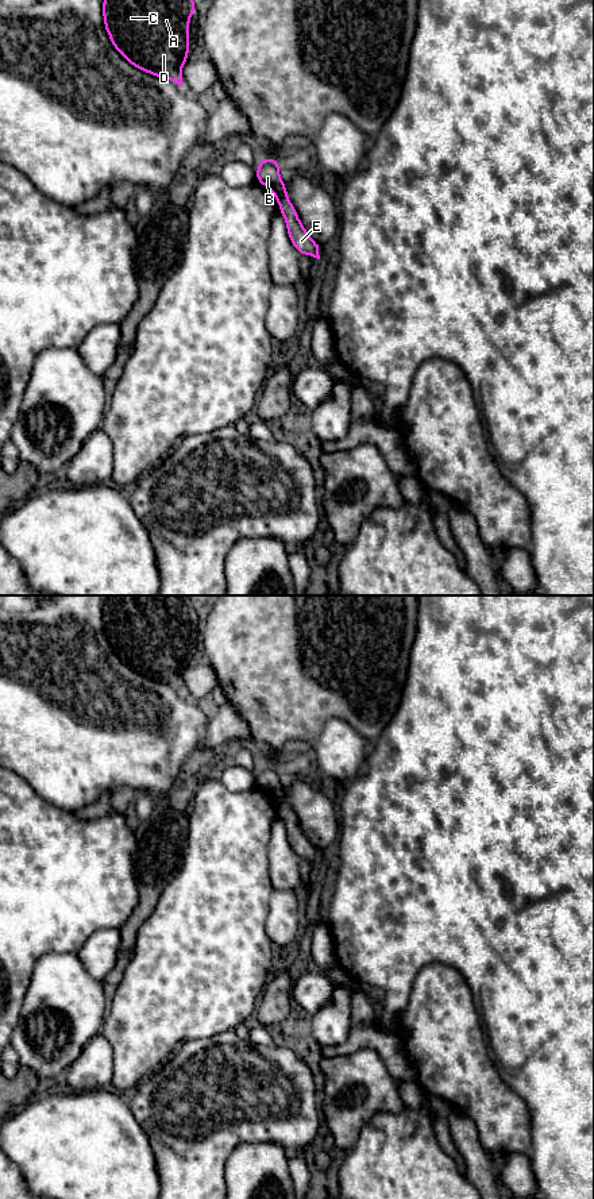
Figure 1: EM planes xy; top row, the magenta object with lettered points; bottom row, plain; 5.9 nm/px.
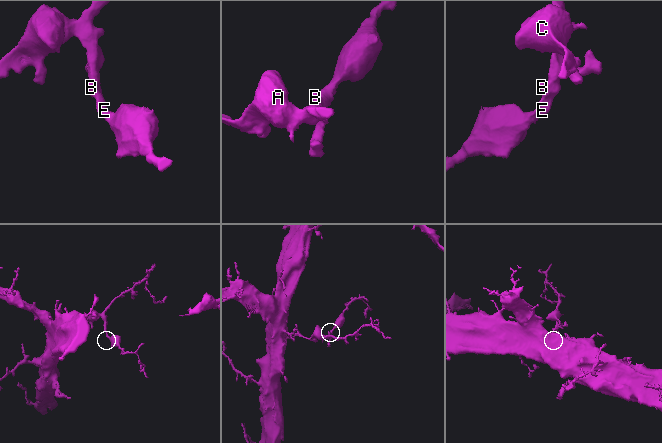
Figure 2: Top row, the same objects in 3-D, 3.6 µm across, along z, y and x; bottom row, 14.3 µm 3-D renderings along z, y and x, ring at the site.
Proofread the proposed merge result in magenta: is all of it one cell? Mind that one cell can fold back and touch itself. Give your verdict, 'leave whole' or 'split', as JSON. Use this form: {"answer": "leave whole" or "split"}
{"answer": "leave whole"}

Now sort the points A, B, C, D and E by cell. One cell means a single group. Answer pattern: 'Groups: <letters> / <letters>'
Groups: A B C D E

